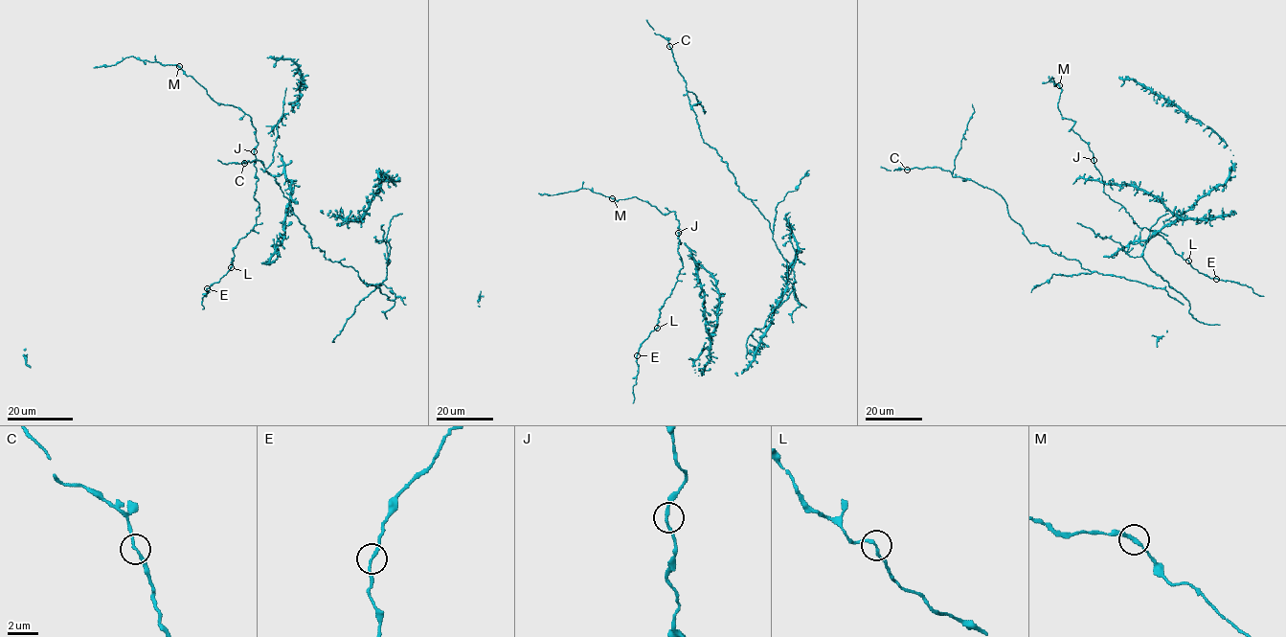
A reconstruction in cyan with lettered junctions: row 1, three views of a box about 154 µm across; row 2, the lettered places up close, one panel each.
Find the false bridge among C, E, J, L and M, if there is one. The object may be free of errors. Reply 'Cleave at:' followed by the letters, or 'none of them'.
Cleave at: none of them

